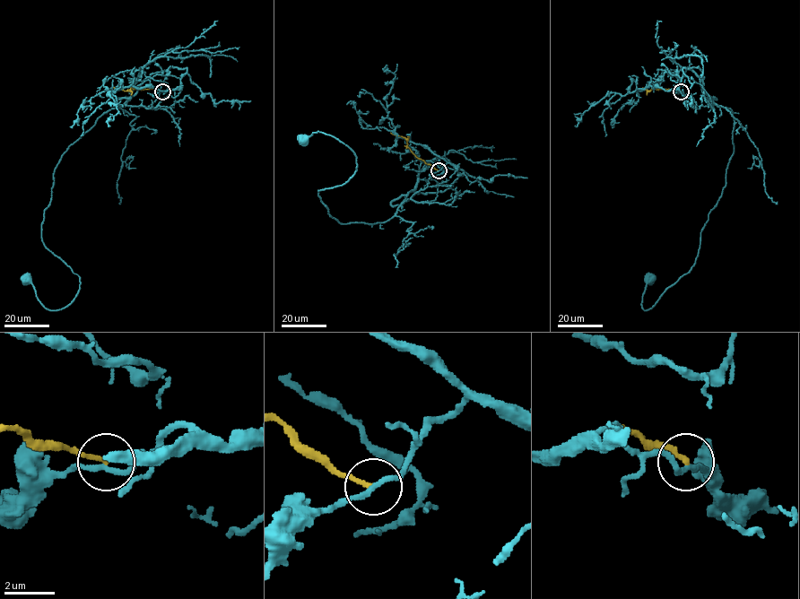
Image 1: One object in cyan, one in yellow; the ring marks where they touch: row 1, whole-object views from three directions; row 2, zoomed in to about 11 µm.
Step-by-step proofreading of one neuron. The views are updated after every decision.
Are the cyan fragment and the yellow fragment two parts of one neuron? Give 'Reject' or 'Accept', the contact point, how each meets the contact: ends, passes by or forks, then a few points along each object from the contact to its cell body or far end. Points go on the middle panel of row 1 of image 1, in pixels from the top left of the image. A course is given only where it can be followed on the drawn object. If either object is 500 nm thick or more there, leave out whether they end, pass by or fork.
Reject. Place: (439, 170). At the ring cyan passes by. At the ring yellow ends. Course of cyan: (439, 170), (463, 174), (383, 222), (340, 223), (318, 191), (356, 156), (303, 139). Course of yellow: (439, 170), (418, 159), (405, 138), (390, 133)

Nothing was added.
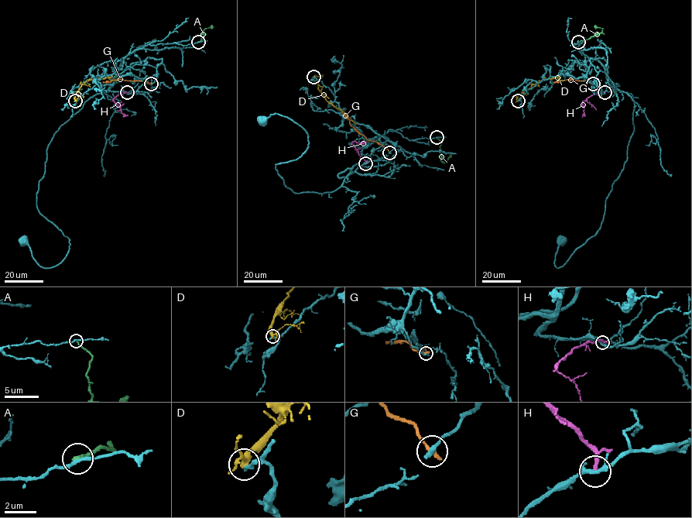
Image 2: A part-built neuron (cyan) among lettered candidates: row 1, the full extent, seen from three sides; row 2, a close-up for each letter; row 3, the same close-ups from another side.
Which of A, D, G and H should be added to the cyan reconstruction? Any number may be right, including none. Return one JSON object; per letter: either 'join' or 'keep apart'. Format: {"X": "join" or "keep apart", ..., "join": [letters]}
{"A": "keep apart", "D": "keep apart", "G": "keep apart", "H": "keep apart", "join": []}

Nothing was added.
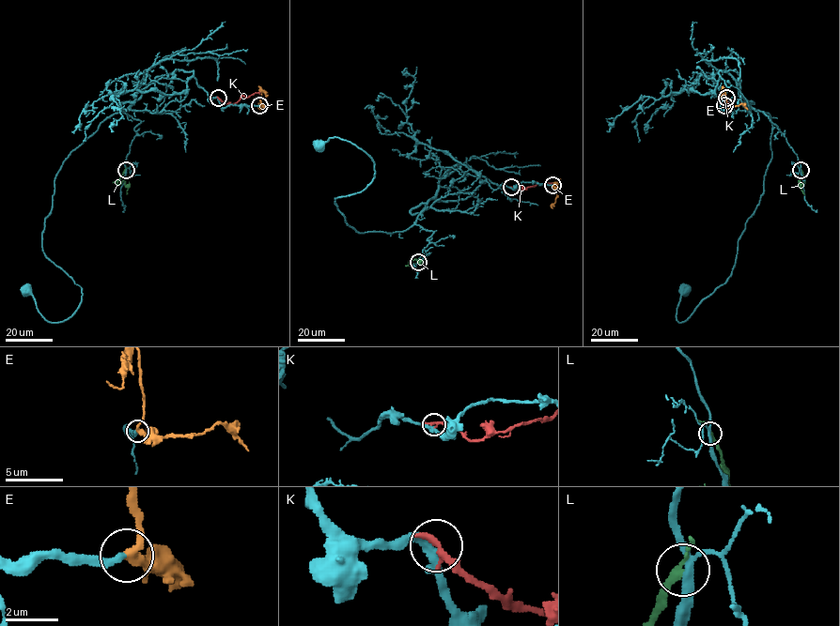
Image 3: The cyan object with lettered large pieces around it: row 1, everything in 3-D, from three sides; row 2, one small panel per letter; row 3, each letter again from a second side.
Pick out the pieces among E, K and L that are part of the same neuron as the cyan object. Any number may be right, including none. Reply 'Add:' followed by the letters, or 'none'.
Add: E

